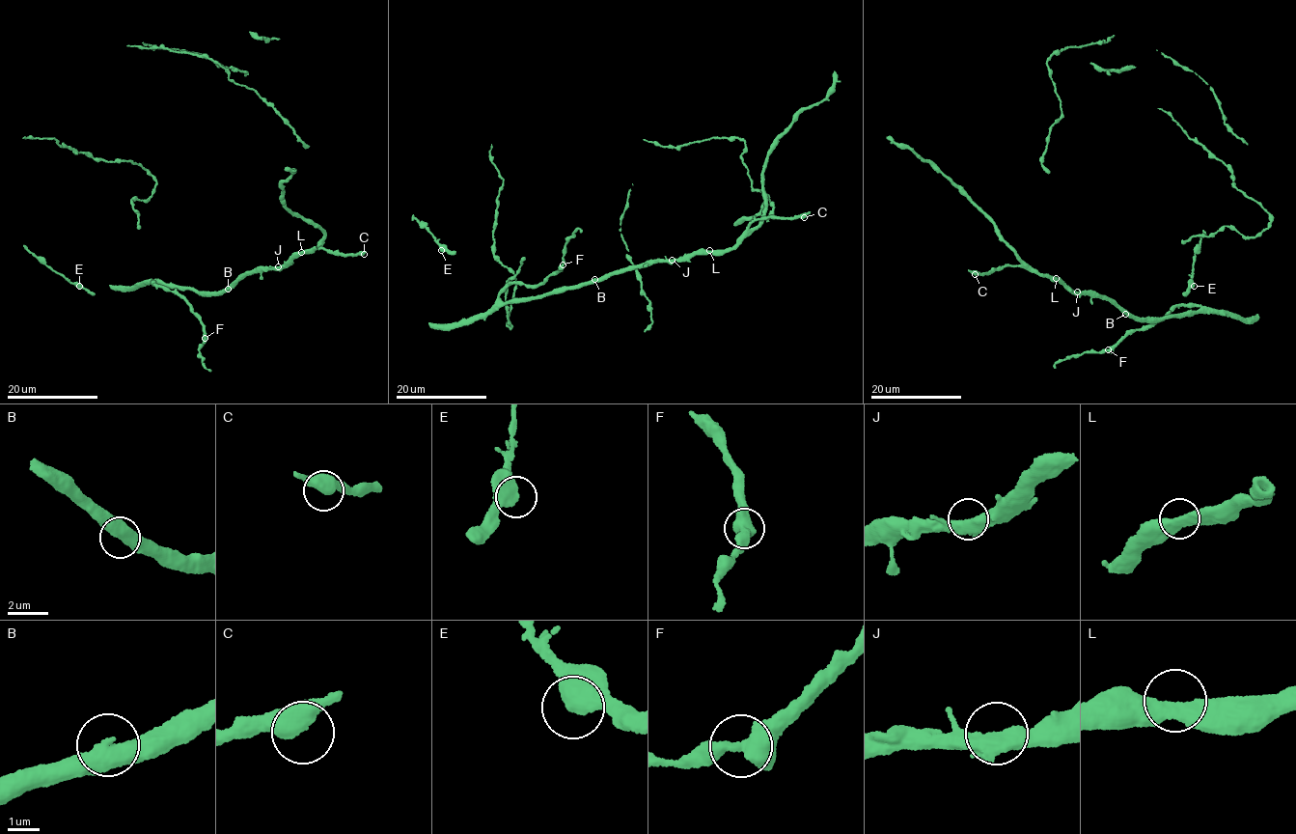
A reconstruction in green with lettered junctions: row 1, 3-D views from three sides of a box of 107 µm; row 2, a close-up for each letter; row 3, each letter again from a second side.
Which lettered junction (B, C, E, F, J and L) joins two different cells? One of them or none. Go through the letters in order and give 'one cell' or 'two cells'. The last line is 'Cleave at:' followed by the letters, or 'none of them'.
B: one cell
C: one cell
E: one cell
F: one cell
J: one cell
L: one cell
Cleave at: none of them

